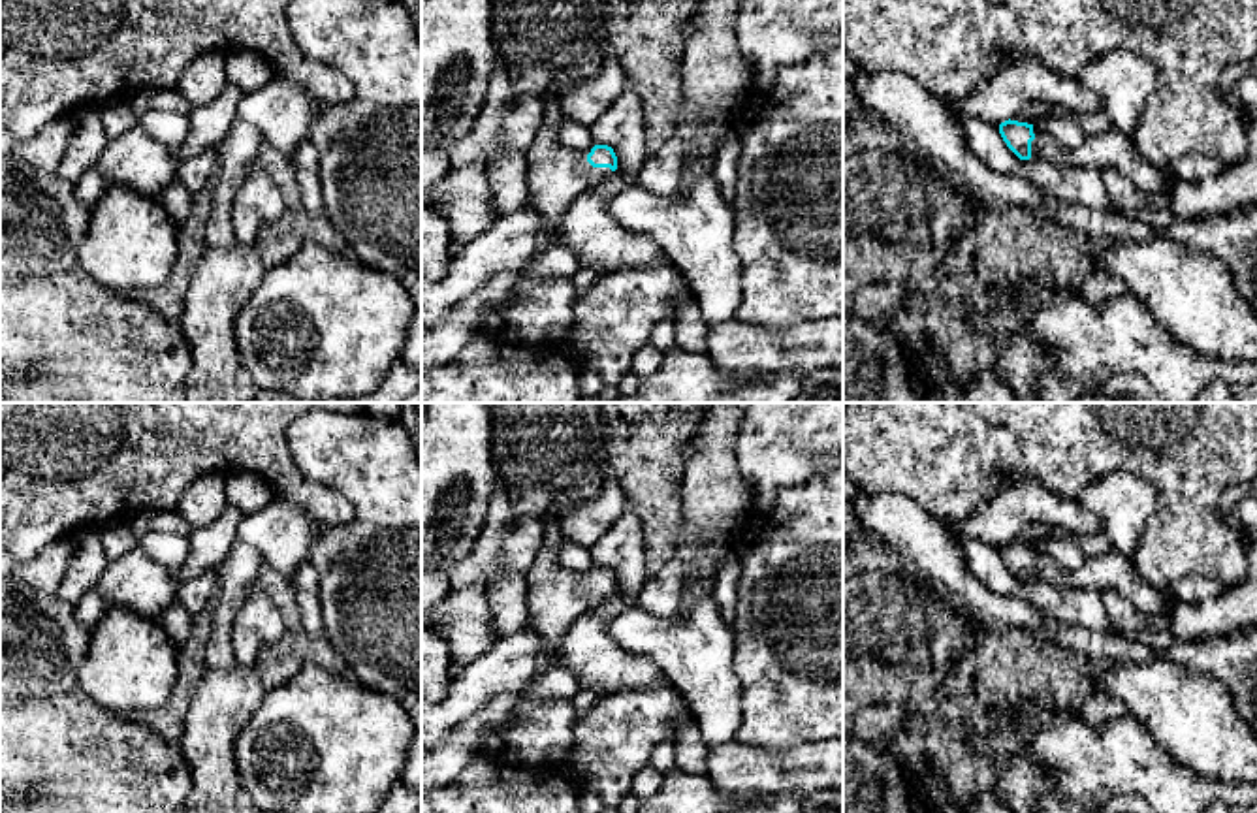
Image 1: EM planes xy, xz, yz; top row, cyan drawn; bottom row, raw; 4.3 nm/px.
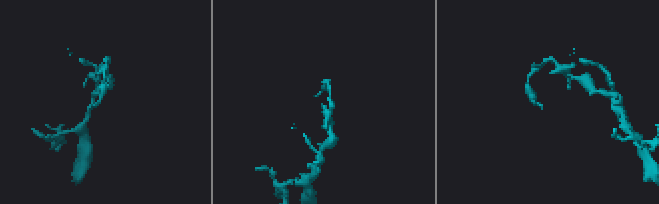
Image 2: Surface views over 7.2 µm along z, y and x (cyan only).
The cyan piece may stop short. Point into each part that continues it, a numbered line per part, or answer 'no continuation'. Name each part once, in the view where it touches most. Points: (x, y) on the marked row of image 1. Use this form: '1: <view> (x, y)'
1: xz (556, 177)

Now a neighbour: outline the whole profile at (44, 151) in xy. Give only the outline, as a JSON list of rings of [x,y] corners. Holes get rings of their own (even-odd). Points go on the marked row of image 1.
[[[77,113],[64,115],[45,124],[28,141],[19,143],[13,156],[36,169],[56,171],[75,128]]]

